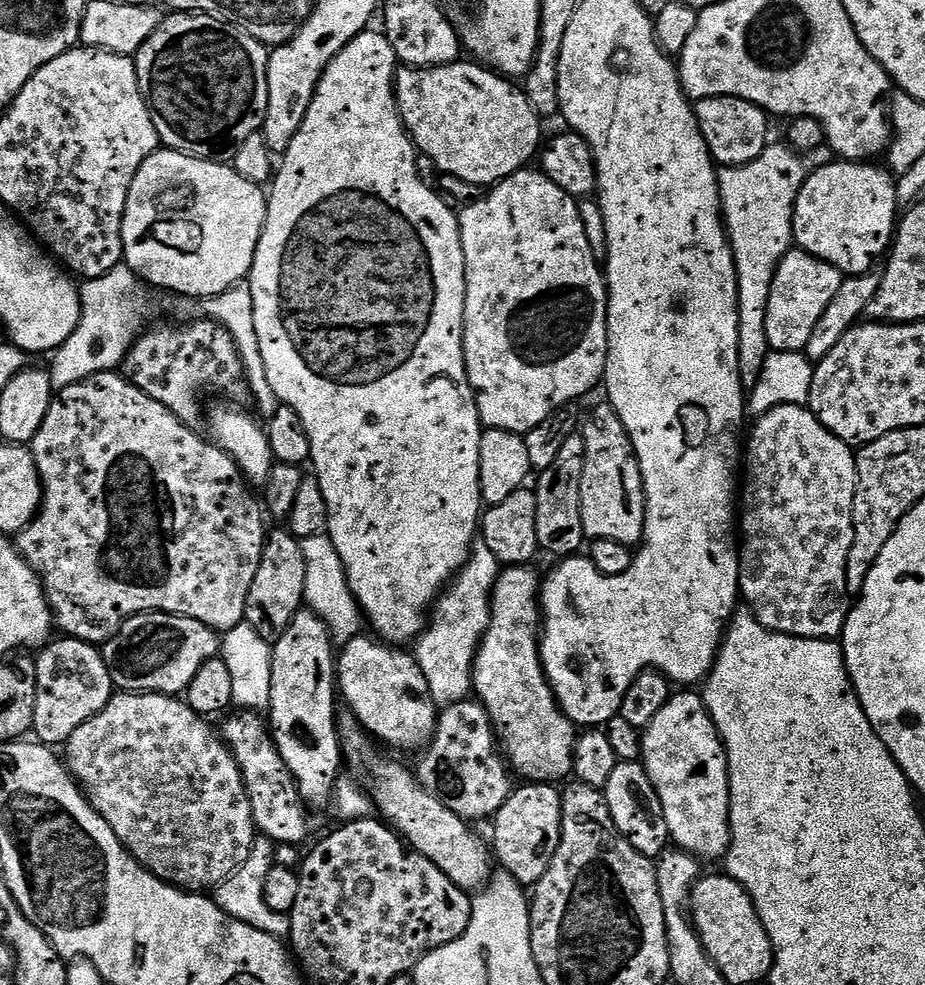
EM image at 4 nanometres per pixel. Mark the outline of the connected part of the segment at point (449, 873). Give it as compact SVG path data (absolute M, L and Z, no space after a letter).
M344 710L337 715L336 733L340 735L340 755L343 763L347 767L349 764L350 767L357 768L364 775L365 781L363 780L363 783L366 785L368 795L372 798L379 819L387 824L415 855L434 862L434 866L438 866L438 870L442 870L442 874L446 874L446 878L450 878L450 882L454 882L454 886L458 886L469 894L479 892L492 879L494 866L492 868L490 864L492 860L489 847L486 844L484 846L479 838L472 833L473 825L458 814L454 814L432 792L423 787L411 767L407 768L406 765L399 764L396 760L387 760L379 752L381 749L377 747L373 737L369 736L368 732L358 722L358 718L354 713Z

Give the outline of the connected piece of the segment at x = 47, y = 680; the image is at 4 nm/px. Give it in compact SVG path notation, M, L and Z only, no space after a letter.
M56 638L47 646L39 649L35 657L36 665L36 701L34 702L34 718L32 732L35 739L45 746L67 745L70 734L82 726L82 722L90 722L94 714L98 714L110 702L114 695L112 676L104 661L101 649L94 644L87 644L85 640L71 638Z

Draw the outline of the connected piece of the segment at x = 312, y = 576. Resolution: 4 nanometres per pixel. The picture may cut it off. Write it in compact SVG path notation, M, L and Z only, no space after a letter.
M327 534L301 539L300 545L302 546L302 558L306 558L304 604L315 612L317 618L327 624L333 645L346 645L355 636L361 635L362 613L359 604L352 596L342 566L342 558L338 558L338 550L334 550L334 542Z

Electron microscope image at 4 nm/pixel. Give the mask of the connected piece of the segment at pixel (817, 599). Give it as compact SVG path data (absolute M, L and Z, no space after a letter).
M783 404L774 410L770 410L767 414L759 417L755 421L756 425L752 428L752 437L746 440L746 451L742 456L742 499L738 504L738 536L739 536L739 550L740 550L740 595L747 611L755 616L757 622L763 628L770 629L771 632L781 632L787 636L801 636L807 640L836 640L837 637L843 633L844 623L850 611L850 597L848 594L848 587L846 586L846 566L850 558L850 546L854 546L854 518L852 511L854 510L854 498L856 497L856 452L846 442L842 442L834 434L830 434L830 430L826 430L826 426L822 426L822 422L818 422L818 418L813 412L808 411L807 407L798 404Z

